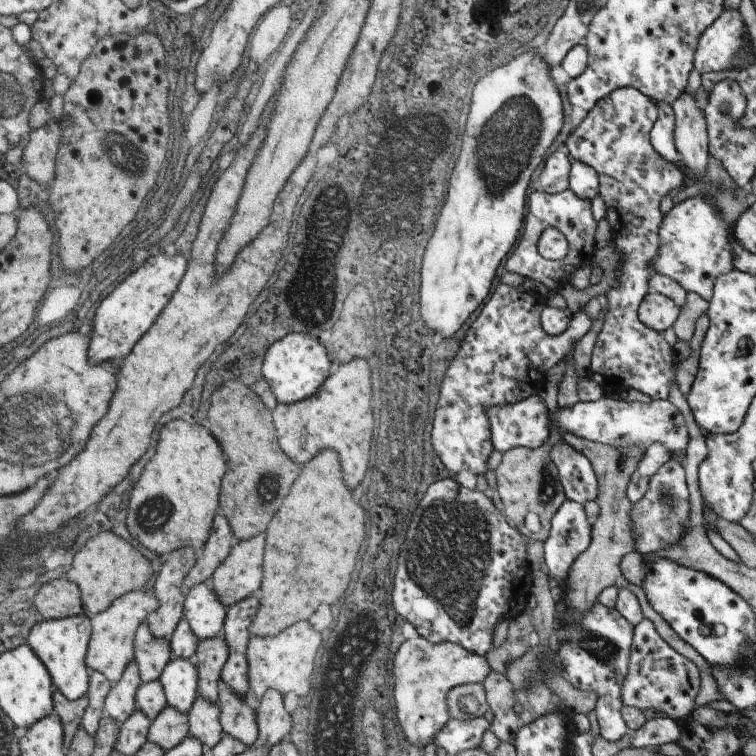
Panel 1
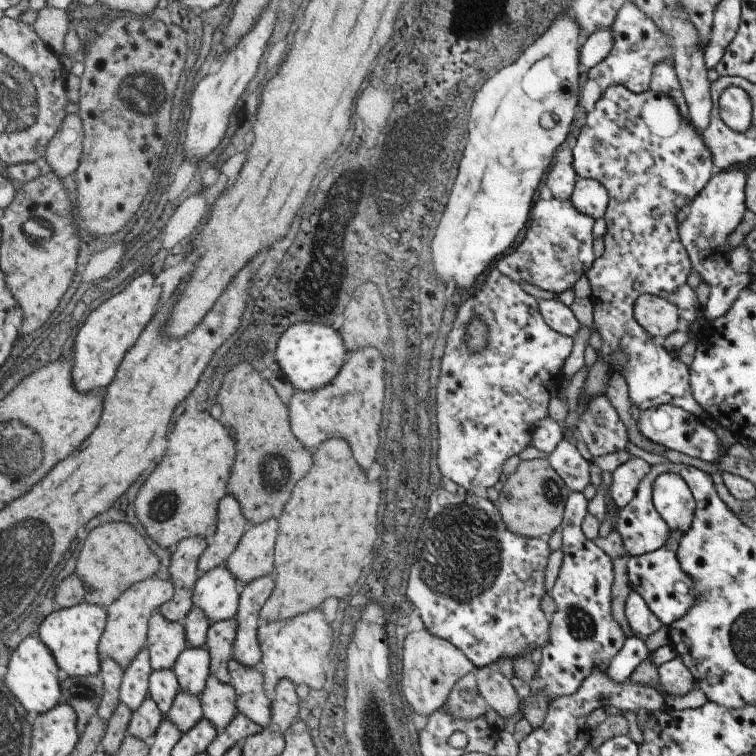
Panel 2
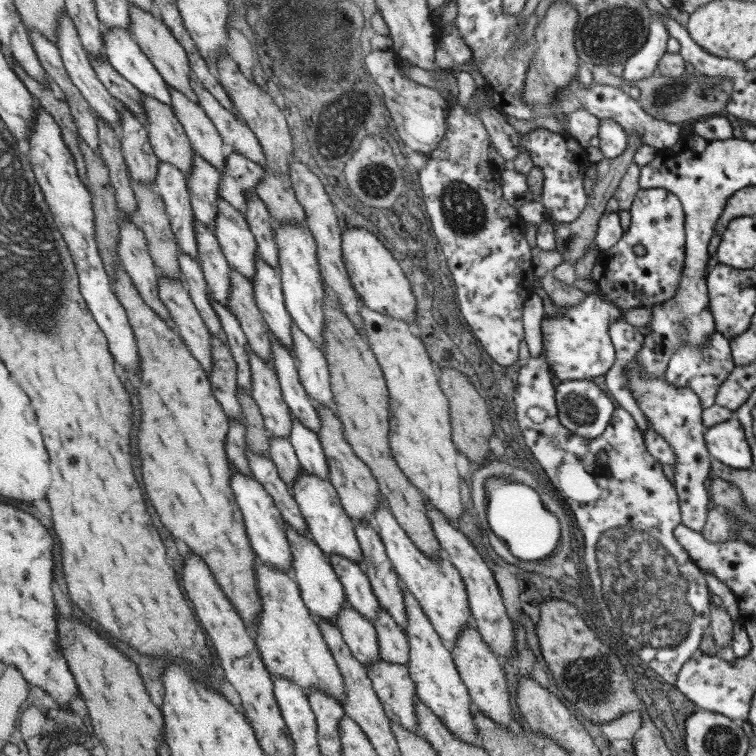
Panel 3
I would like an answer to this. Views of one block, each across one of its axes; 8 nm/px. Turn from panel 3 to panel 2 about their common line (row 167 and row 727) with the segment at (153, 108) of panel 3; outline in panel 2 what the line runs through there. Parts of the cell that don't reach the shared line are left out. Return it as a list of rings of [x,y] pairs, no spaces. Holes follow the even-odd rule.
[[[183,690],[175,698],[175,704],[169,710],[169,714],[165,716],[165,720],[171,720],[183,732],[183,736],[187,732],[191,732],[203,718],[205,716],[203,716],[203,702],[201,702],[201,698],[189,694],[189,692],[183,692]]]

